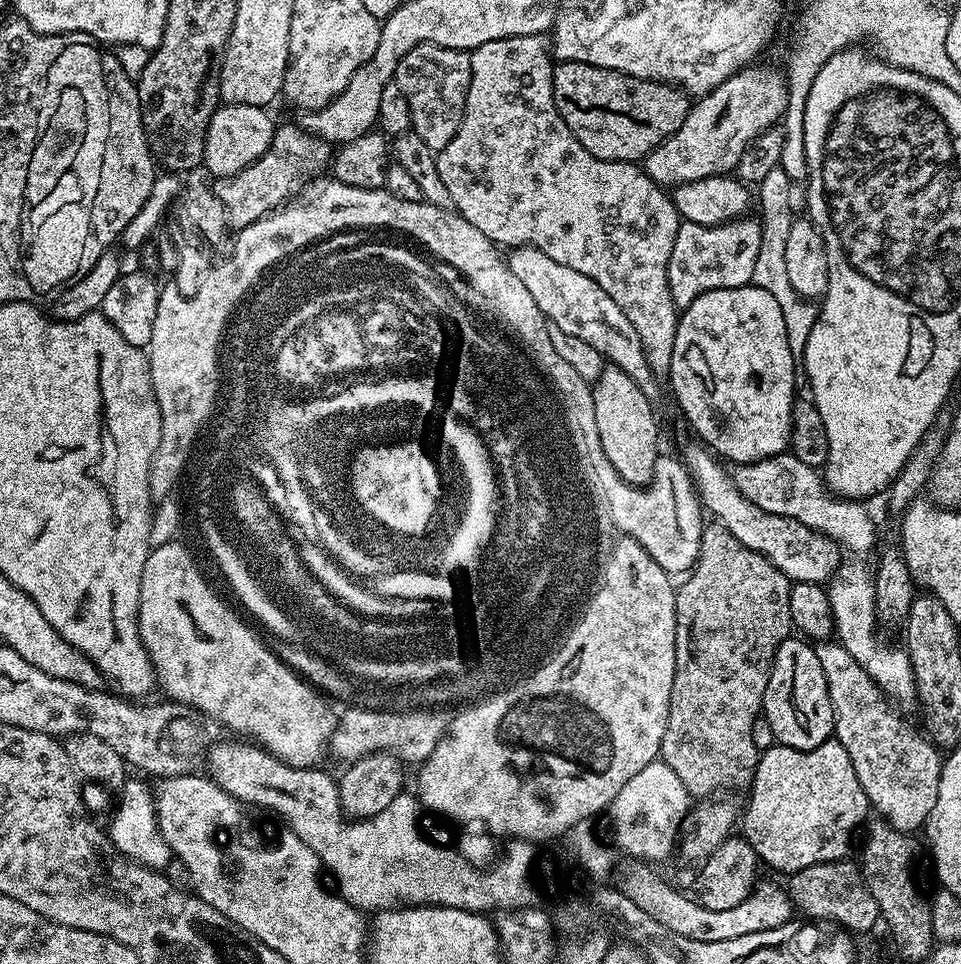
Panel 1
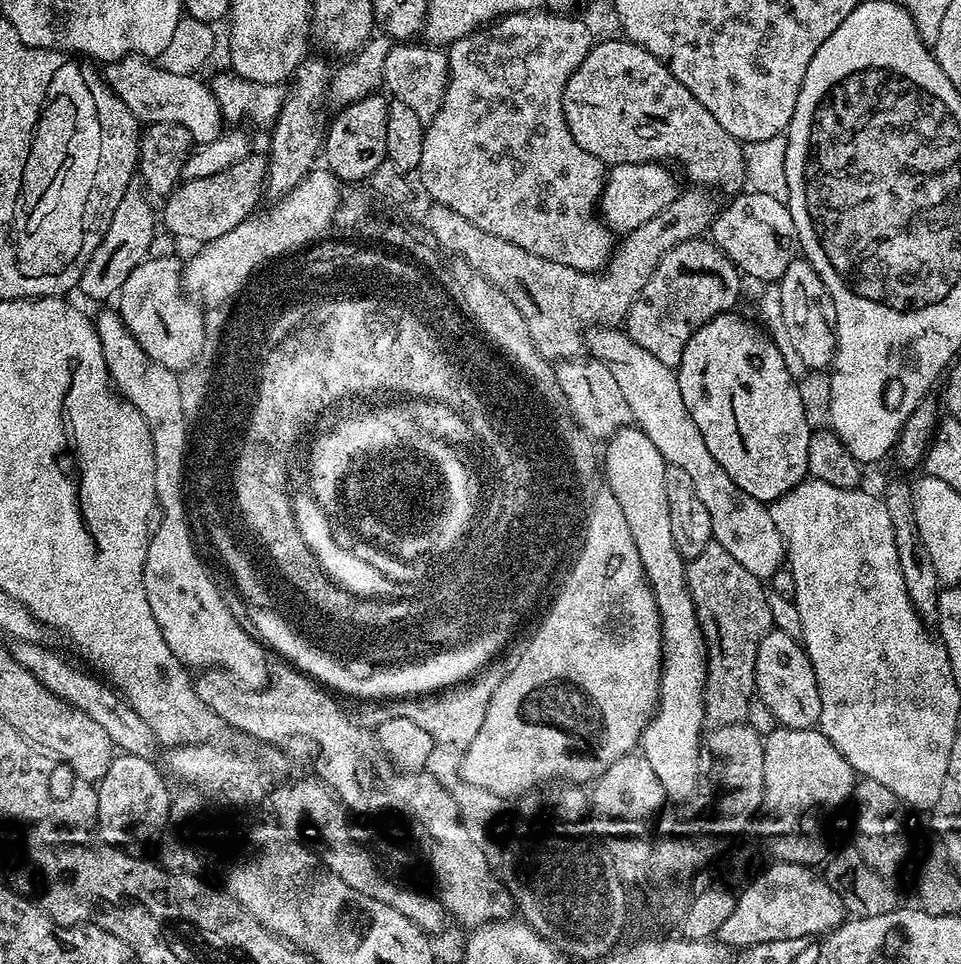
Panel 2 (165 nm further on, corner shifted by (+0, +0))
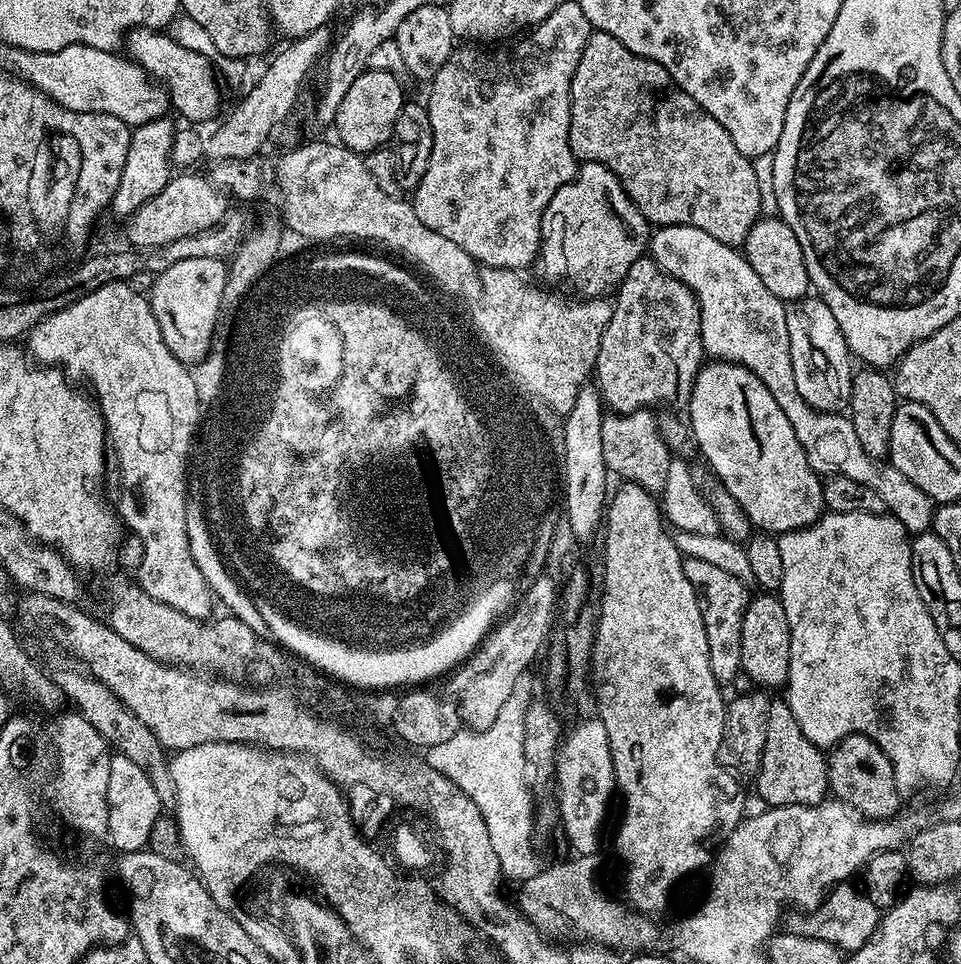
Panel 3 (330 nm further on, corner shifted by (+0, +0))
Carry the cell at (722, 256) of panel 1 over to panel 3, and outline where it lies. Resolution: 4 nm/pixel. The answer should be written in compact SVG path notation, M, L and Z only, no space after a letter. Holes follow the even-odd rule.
M651 255L641 256L638 262L634 262L634 266L630 266L624 280L618 285L610 322L606 322L606 330L598 346L594 383L602 393L603 403L607 407L609 404L612 407L609 409L616 414L638 412L659 400L687 405L692 383L696 381L696 373L700 371L705 356L700 337L700 307L695 294L682 282L678 282L678 278L663 272L652 261Z

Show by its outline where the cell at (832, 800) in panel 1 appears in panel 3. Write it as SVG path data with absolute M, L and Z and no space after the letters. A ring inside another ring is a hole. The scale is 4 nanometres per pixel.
M773 699L766 718L766 746L760 755L760 767L754 773L756 792L765 805L819 804L829 795L828 762L817 744L810 742L798 726L798 718L783 699Z

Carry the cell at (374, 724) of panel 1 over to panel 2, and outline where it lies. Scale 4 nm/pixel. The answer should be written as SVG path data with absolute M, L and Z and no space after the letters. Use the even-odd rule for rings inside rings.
M474 678L421 697L402 698L389 703L392 704L390 706L375 707L378 709L371 712L370 724L375 726L394 717L407 718L430 734L433 743L441 747L463 750L474 740L475 734L478 734L486 714L486 706L492 697L493 685L480 679Z

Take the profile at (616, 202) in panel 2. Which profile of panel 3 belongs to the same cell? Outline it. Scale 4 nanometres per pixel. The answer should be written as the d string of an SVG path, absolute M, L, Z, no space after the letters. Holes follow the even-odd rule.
M598 162L581 163L572 180L566 182L566 186L562 186L562 190L554 194L554 198L550 198L550 206L546 206L542 214L538 253L539 279L565 280L576 291L573 293L584 298L604 296L620 285L630 266L634 266L634 262L638 262L645 255L649 240L648 220L640 213L638 206L634 206L619 178Z

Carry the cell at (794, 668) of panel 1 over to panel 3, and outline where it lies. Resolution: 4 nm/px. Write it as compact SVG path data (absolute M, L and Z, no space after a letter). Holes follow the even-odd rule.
M756 595L749 599L742 618L740 667L750 676L753 685L764 690L783 689L788 683L790 670L790 626L786 622L786 610L779 595Z

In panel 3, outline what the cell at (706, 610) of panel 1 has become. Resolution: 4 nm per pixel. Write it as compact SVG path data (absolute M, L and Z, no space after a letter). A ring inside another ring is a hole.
M699 558L685 559L684 573L700 600L702 622L706 626L706 646L710 646L710 670L714 670L714 678L721 686L728 686L741 669L742 618L748 608L749 589L738 582L734 574L726 574L726 570Z

